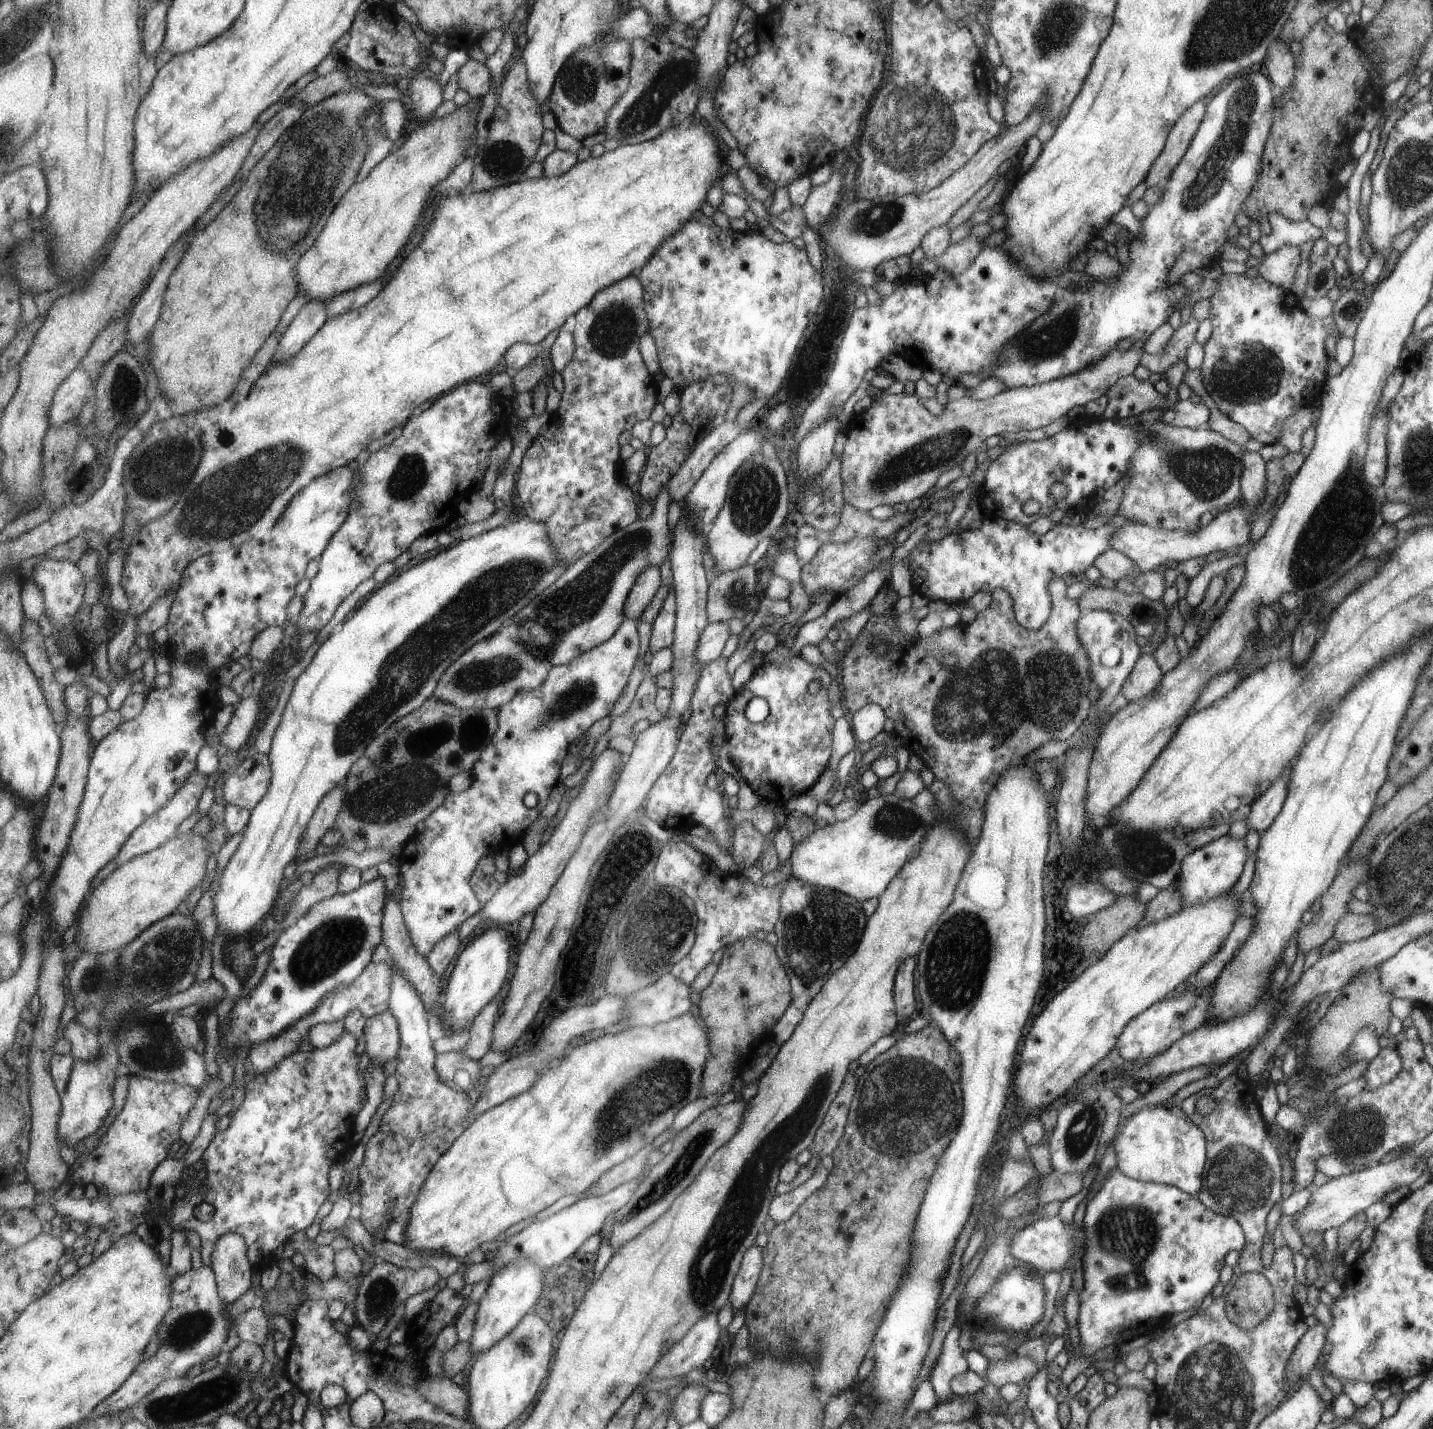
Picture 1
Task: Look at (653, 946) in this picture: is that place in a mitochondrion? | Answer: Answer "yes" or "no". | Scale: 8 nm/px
yes

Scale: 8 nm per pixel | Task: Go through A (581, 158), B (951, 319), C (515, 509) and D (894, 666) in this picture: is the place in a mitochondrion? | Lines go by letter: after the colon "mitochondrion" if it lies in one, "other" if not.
A: other
B: other
C: other
D: other

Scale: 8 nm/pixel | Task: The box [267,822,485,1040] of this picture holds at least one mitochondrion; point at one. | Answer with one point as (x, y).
(331, 946)

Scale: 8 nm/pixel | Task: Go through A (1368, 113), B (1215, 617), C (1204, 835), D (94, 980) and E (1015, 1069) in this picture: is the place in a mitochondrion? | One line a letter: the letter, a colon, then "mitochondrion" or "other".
A: other
B: other
C: other
D: mitochondrion
E: other

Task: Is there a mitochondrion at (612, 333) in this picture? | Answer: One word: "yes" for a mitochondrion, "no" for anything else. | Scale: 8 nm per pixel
yes

